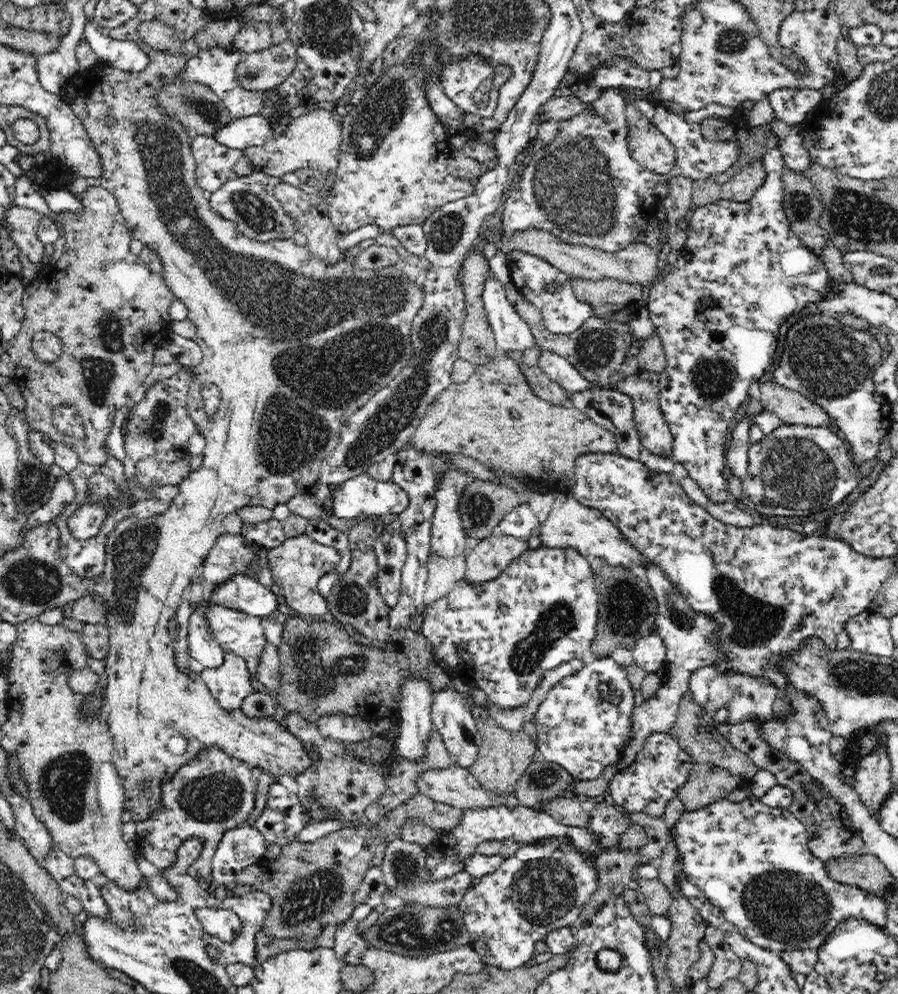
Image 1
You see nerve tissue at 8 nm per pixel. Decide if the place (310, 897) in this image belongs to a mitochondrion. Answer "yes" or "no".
yes

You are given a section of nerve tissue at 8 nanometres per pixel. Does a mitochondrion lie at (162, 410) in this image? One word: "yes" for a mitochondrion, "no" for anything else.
yes

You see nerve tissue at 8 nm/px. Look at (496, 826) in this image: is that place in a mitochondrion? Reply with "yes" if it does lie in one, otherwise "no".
no

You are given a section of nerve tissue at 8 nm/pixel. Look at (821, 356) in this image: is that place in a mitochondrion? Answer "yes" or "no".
yes

